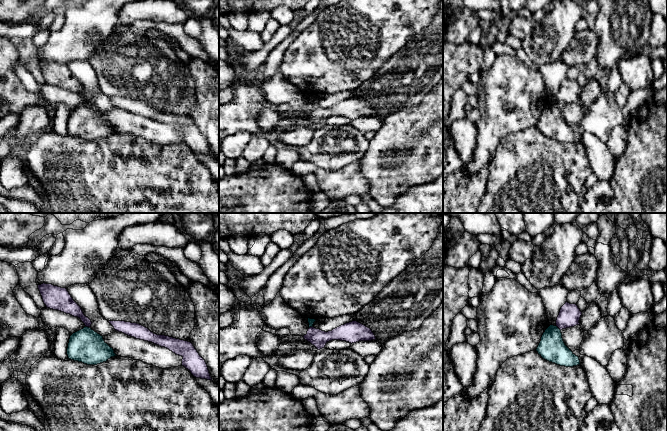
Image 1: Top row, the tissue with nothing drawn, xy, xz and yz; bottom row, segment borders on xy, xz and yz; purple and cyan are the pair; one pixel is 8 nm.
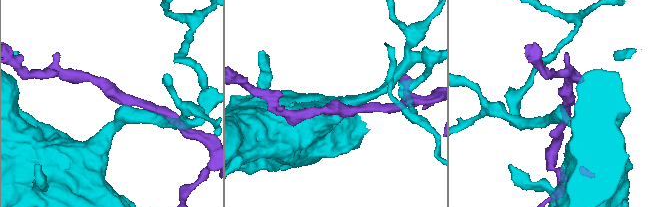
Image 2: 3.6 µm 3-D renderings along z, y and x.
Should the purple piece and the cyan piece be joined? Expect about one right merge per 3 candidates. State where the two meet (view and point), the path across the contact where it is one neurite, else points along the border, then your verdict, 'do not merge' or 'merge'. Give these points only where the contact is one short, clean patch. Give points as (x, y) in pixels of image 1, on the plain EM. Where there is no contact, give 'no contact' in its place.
meets purple in xy at (87, 102); border along xy (85, 101), (89, 104); do not merge

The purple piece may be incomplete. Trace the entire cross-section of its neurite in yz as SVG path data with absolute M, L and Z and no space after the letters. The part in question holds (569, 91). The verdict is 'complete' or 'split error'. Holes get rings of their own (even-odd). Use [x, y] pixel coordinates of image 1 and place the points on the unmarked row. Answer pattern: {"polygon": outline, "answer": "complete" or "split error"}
{"polygon": "M566 78L560 85L556 96L556 102L562 106L580 101L579 96L582 88L576 80Z", "answer": "complete"}

